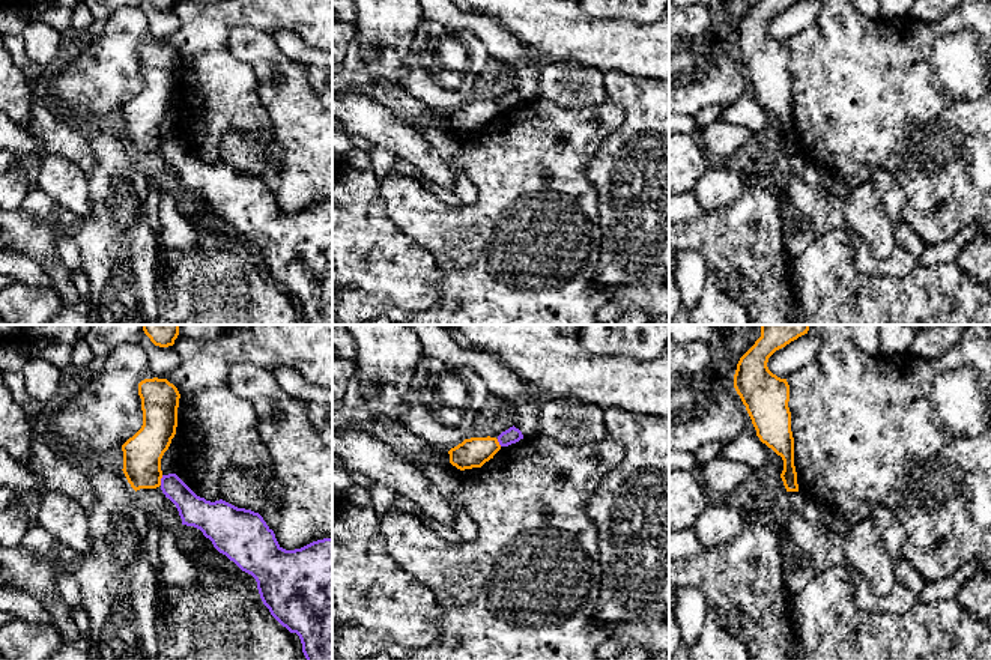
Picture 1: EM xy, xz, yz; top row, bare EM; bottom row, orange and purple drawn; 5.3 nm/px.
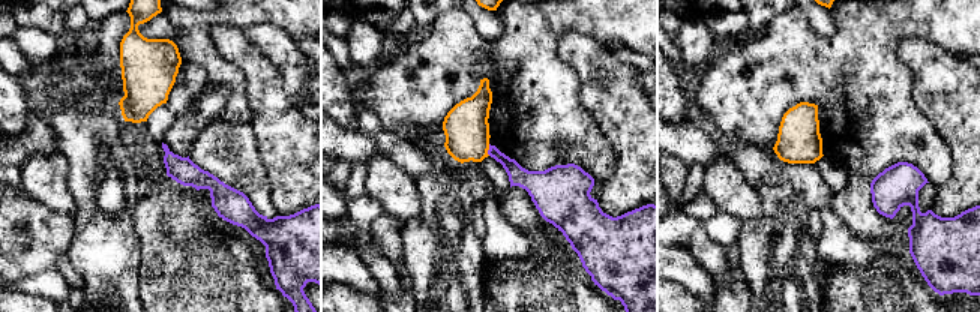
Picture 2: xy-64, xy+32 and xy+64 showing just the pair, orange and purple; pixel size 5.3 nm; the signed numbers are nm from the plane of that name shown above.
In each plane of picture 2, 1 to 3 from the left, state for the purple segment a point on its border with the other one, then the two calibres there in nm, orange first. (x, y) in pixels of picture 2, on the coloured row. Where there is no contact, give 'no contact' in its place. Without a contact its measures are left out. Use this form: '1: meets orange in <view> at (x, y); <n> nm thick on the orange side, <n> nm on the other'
1: no contact
2: meets orange in xy+32 at (488, 149); 240 nm thick on the orange side, 110 nm on the other
3: no contact

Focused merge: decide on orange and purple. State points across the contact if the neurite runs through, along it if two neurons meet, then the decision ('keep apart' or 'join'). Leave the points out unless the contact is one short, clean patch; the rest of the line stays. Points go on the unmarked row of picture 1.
border xy (163, 139), (160, 148); keep apart

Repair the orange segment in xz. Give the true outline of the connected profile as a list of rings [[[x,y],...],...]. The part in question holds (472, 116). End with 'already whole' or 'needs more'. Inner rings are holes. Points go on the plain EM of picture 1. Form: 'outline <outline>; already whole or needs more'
outline [[[471,101],[448,114],[450,126],[460,134],[481,131],[501,113],[496,101]]]; already whole

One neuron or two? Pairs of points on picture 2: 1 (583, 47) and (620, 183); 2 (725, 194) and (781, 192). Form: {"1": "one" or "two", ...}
{"1": "one", "2": "two"}

